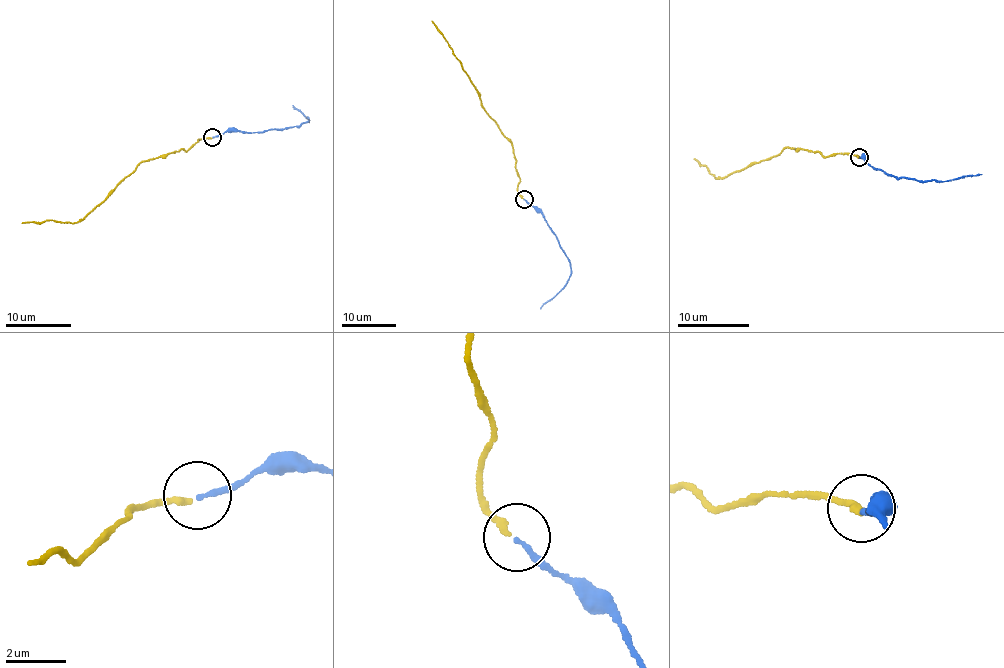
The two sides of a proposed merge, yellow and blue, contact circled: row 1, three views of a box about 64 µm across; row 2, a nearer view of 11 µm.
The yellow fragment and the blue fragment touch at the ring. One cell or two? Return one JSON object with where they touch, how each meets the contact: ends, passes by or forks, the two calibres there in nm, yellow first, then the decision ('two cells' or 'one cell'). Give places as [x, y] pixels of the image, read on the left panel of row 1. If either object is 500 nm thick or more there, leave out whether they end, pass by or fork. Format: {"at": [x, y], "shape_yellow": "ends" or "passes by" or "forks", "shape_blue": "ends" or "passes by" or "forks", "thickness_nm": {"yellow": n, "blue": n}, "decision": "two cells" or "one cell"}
{"at": [212, 137], "shape_yellow": "ends", "shape_blue": "ends", "thickness_nm": {"yellow": 200, "blue": 160}, "decision": "one cell"}

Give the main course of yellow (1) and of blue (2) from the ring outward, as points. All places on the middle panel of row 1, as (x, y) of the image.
1: (522, 198), (518, 191), (519, 174), (512, 143), (483, 107), (477, 89), (432, 20)
2: (524, 198), (542, 214), (569, 261), (571, 276), (567, 283), (540, 308)

